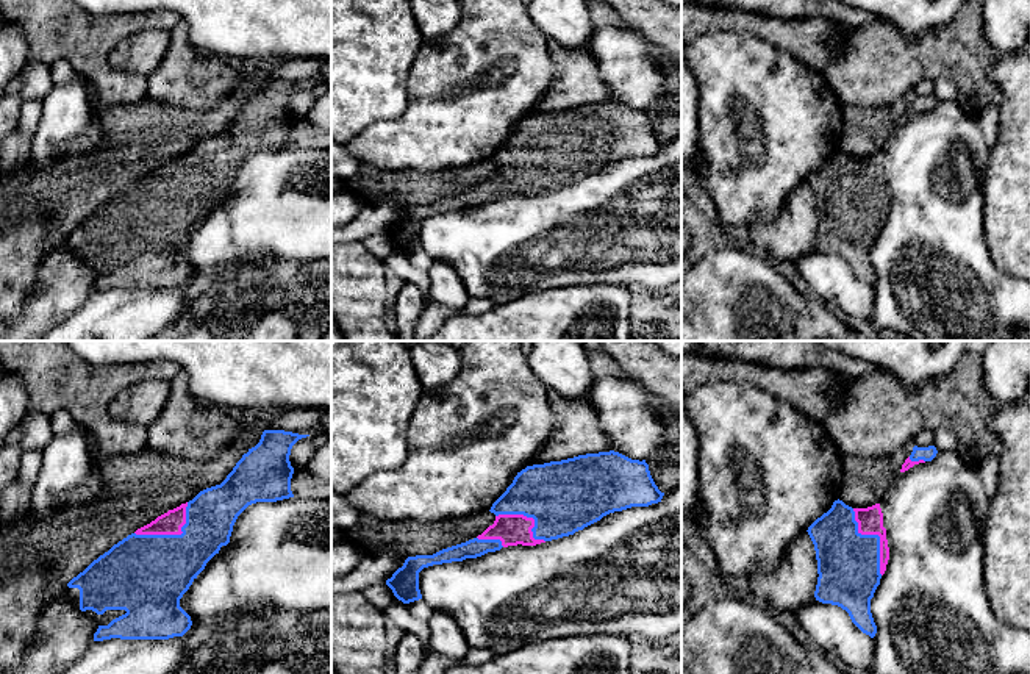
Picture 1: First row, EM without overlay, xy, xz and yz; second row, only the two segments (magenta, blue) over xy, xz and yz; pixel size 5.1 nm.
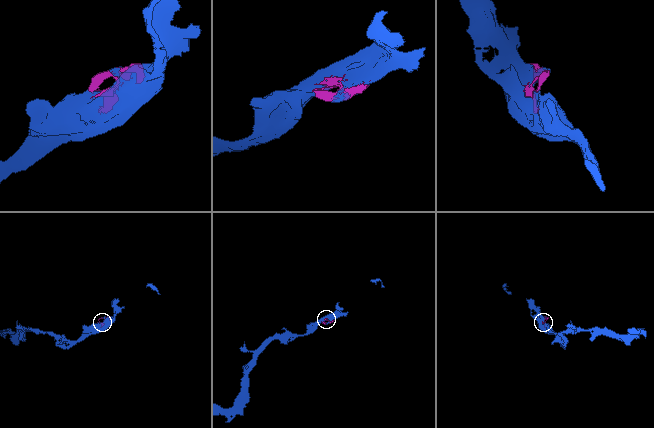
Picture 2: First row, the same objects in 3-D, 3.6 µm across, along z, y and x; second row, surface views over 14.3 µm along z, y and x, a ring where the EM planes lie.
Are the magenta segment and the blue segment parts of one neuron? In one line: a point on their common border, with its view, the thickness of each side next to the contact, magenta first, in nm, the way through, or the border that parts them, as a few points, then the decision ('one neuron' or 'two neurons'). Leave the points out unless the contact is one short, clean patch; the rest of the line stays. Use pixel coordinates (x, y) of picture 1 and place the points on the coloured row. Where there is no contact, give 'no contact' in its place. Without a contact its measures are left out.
yz (877, 534) | 130/320 nm | one neuron

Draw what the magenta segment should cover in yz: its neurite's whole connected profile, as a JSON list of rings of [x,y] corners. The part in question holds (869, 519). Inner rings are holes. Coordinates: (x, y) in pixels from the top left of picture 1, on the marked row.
[[[838,499],[806,532],[817,560],[816,601],[841,607],[874,638],[871,599],[889,560],[880,504],[852,508]]]

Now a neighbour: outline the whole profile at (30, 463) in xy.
[[[23,450],[20,458],[19,480],[27,486],[34,486],[41,472],[42,454]]]

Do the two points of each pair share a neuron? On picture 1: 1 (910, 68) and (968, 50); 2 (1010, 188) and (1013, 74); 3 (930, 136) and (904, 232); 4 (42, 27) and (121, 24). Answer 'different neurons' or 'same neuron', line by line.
1: same neuron
2: same neuron
3: same neuron
4: same neuron

